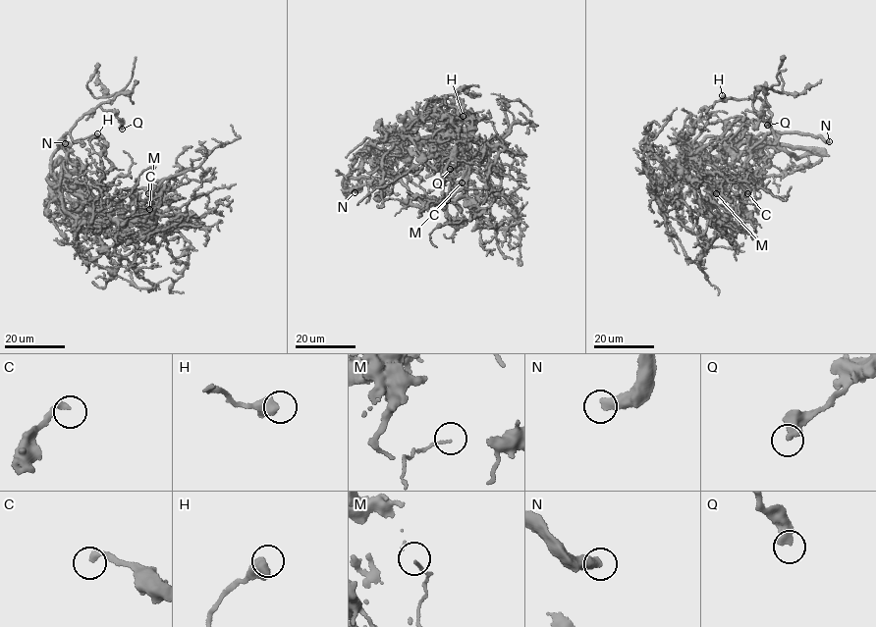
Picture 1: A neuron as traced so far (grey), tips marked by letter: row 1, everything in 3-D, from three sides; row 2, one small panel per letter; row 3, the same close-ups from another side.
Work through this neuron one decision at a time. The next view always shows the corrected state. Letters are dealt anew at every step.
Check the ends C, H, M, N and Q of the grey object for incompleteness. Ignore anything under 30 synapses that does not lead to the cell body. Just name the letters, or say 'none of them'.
N

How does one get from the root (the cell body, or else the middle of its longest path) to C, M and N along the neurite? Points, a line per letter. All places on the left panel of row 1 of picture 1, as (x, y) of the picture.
C: (69, 212), (104, 221), (135, 221), (138, 218), (151, 228), (159, 230), (177, 218), (178, 212), (148, 193)
M: (69, 212), (104, 221), (135, 221), (139, 217), (151, 224), (158, 217), (149, 219), (149, 209)
N: (69, 212), (61, 211), (57, 196), (59, 178), (54, 178), (50, 167), (54, 152), (65, 143)

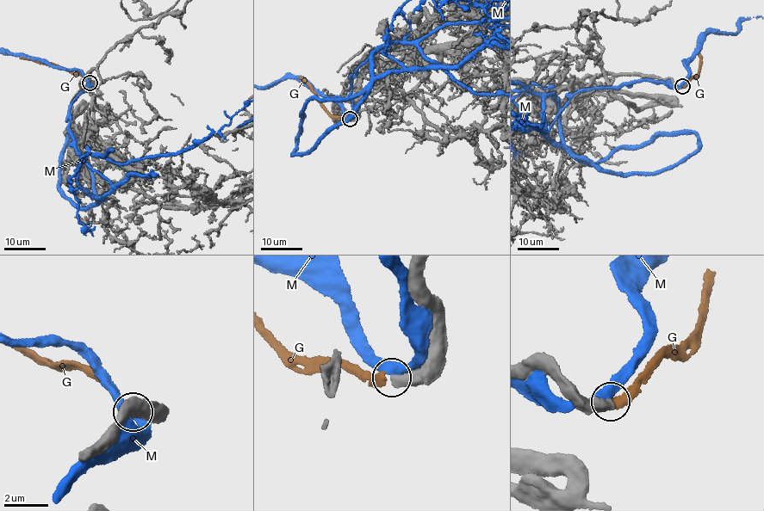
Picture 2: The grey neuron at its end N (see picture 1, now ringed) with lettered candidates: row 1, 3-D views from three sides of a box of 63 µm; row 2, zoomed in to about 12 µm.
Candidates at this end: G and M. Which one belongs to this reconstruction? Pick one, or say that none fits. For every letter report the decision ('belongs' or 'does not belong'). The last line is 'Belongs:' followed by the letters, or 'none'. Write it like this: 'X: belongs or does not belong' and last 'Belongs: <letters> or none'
G: does not belong
M: does not belong
Belongs: none

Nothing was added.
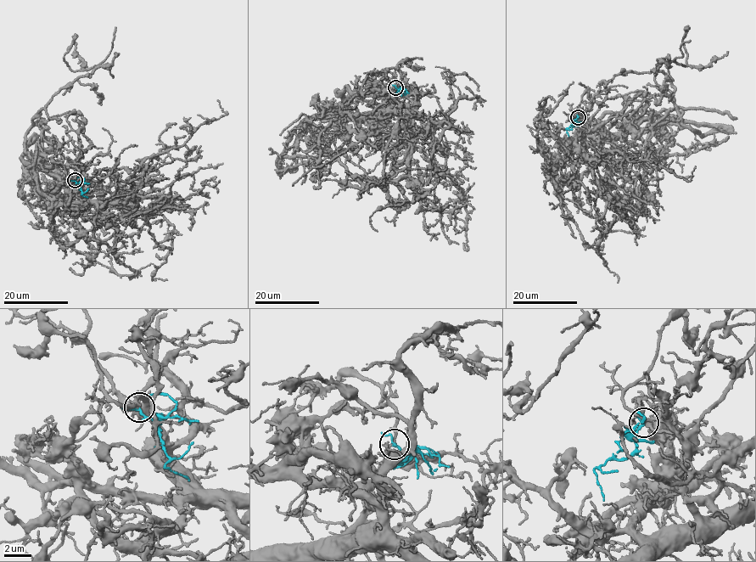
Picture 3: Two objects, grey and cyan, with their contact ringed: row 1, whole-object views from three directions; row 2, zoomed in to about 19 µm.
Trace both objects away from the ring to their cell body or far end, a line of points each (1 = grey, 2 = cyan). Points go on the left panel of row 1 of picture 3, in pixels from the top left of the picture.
1: (75, 180), (43, 193), (33, 163), (39, 112), (98, 65), (70, 67), (76, 35)
2: (75, 180), (81, 193), (87, 198)

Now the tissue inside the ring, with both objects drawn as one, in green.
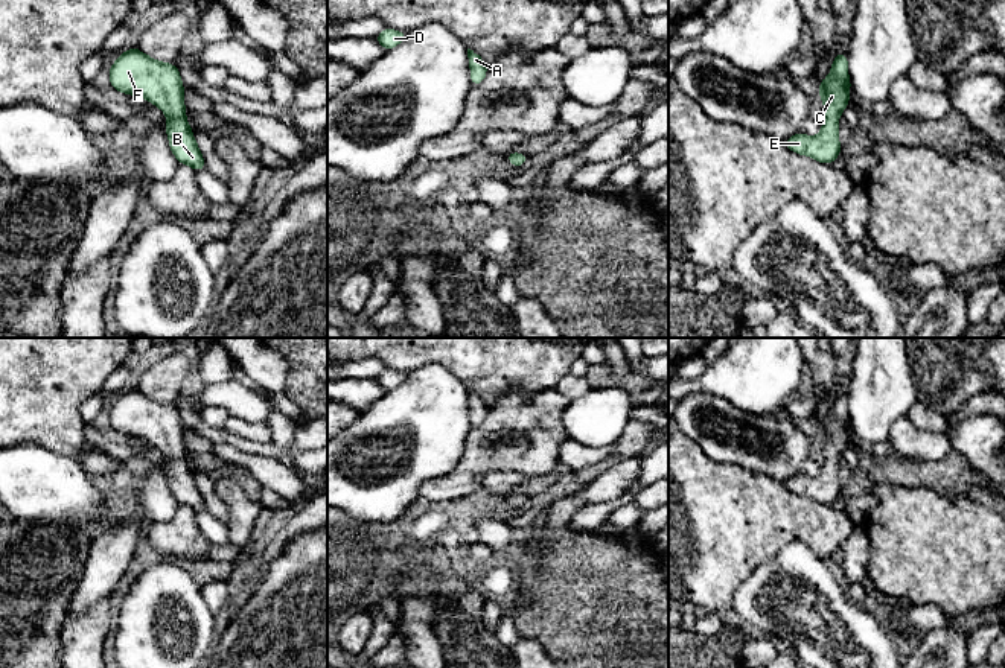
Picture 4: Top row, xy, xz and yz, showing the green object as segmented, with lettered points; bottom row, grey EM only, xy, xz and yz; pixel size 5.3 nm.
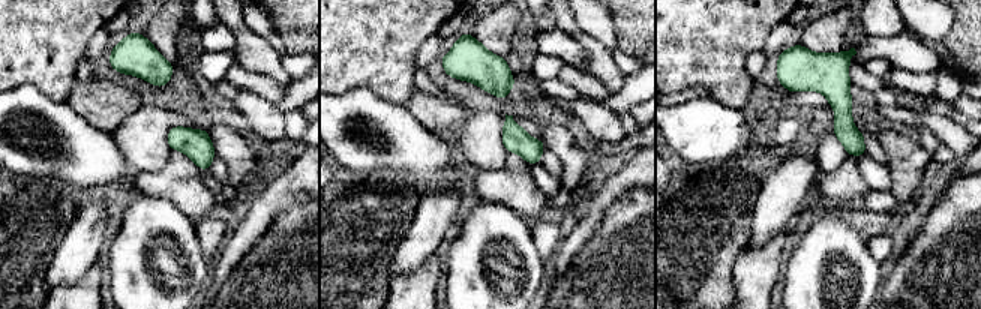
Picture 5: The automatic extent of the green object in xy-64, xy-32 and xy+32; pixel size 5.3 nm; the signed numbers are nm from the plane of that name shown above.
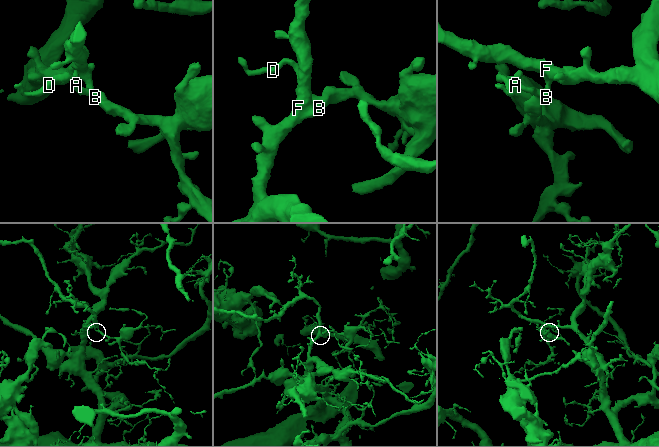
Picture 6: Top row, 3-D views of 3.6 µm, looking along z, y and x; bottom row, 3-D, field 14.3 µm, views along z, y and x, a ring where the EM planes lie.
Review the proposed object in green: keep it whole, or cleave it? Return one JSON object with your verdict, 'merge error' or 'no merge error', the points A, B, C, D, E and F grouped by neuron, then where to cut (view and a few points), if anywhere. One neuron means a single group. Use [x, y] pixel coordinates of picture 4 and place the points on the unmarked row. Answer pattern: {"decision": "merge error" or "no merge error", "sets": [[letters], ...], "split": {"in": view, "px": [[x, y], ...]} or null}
{"decision": "no merge error", "sets": [["A", "B", "C", "D", "E", "F"]], "split": null}

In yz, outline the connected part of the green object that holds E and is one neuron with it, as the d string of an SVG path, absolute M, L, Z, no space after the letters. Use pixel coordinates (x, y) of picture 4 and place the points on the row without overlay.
M836 394L830 415L819 421L819 438L825 453L819 475L815 478L804 473L795 475L784 481L787 490L824 505L833 504L841 496L838 461L850 446L850 429L847 394Z

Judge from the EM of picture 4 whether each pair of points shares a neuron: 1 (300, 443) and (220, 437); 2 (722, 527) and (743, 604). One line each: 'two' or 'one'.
1: one
2: two

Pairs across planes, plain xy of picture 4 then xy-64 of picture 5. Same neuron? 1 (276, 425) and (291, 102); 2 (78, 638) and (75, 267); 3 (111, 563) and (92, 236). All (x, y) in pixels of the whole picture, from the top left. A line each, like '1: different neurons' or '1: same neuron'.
1: different neurons
2: different neurons
3: same neuron

